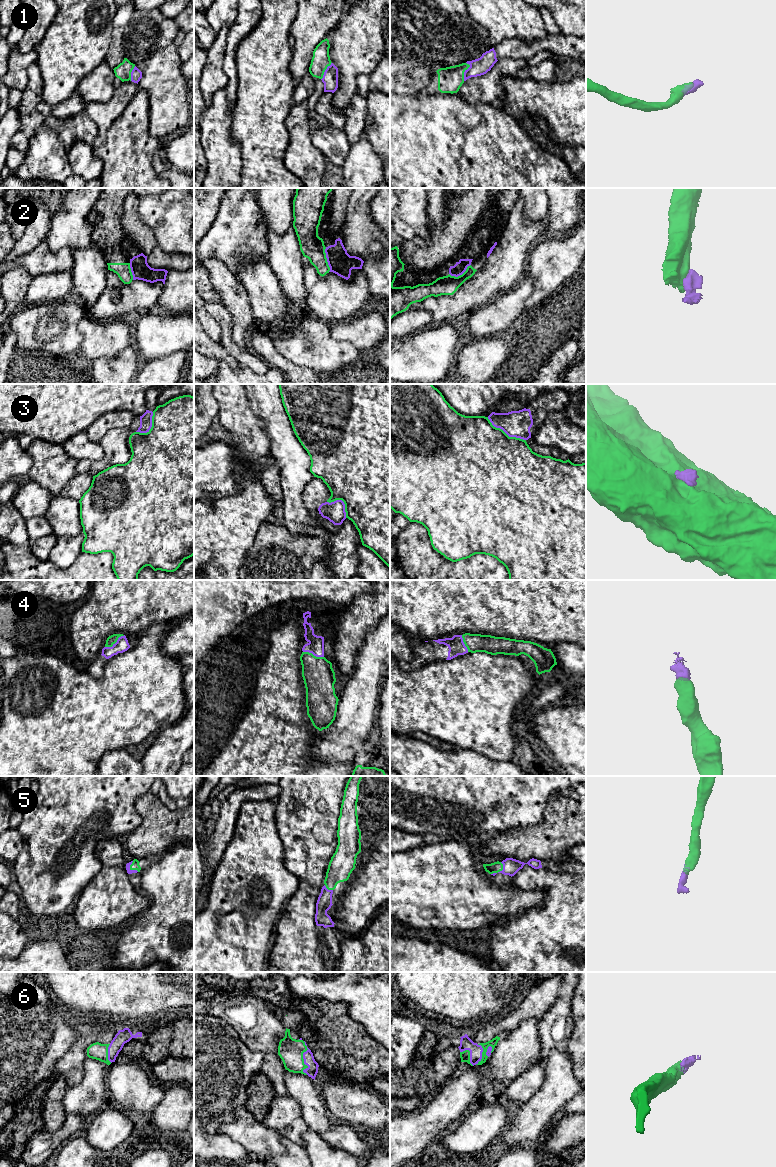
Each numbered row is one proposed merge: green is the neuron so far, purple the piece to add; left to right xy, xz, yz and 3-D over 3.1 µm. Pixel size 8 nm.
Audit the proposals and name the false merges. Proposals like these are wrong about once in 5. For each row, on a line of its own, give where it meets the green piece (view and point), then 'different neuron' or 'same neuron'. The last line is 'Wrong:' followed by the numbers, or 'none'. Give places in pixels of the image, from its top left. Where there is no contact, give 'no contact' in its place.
1: meets green in yz at (464, 71); same neuron
2: meets green in xz at (326, 259); different neuron
3: meets green in yz at (504, 432); different neuron
4: meets green in xy at (115, 642); same neuron
5: meets green in yz at (500, 870); same neuron
6: meets green in xz at (302, 1058); same neuron
Wrong: 2, 3

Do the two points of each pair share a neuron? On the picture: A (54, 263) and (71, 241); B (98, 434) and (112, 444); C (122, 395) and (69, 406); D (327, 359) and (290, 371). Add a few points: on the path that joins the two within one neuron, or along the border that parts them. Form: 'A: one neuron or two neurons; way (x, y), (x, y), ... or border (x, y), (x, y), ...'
A: two neurons; border (45, 239), (53, 251), (63, 248), (72, 250)
B: two neurons; border (124, 428), (112, 428), (99, 441)
C: one neuron; way (109, 395), (82, 395)
D: two neurons; border (283, 356), (296, 364), (309, 367), (315, 373)

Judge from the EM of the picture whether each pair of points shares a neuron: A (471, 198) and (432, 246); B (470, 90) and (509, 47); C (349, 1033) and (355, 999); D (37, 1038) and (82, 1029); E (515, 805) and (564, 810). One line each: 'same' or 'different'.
A: same
B: different
C: different
D: different
E: different

